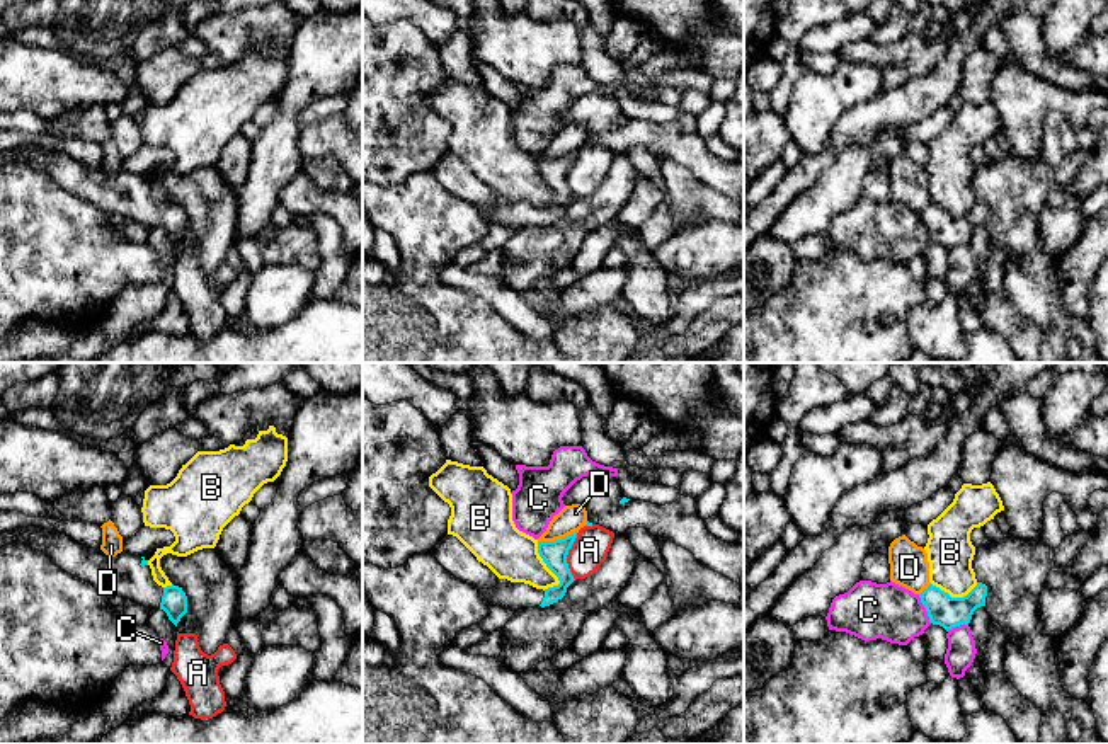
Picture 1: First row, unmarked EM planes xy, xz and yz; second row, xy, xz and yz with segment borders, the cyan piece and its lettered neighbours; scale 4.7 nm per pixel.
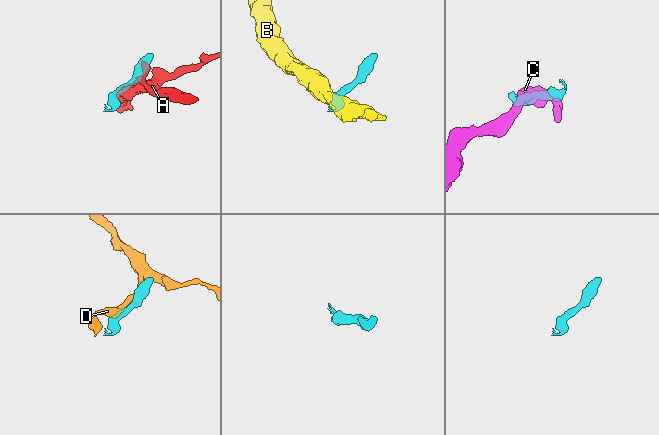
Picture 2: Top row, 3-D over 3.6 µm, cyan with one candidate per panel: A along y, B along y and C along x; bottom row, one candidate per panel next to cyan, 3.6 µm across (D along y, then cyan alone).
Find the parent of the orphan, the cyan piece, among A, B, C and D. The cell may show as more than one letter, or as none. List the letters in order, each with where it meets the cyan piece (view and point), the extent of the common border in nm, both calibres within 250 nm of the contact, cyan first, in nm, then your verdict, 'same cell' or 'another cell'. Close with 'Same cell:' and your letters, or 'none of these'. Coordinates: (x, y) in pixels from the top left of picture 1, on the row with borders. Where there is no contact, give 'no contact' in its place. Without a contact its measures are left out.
A: xz (567, 554) | 240 nm | 120/170 nm | another cell
B: xz (545, 562) | 240 nm | 120/240 nm | another cell
C: yz (925, 606) | 150 nm | 150/260 nm | another cell
D: xz (557, 540) | 200 nm | 120/120 nm | another cell
Same cell: none of these

